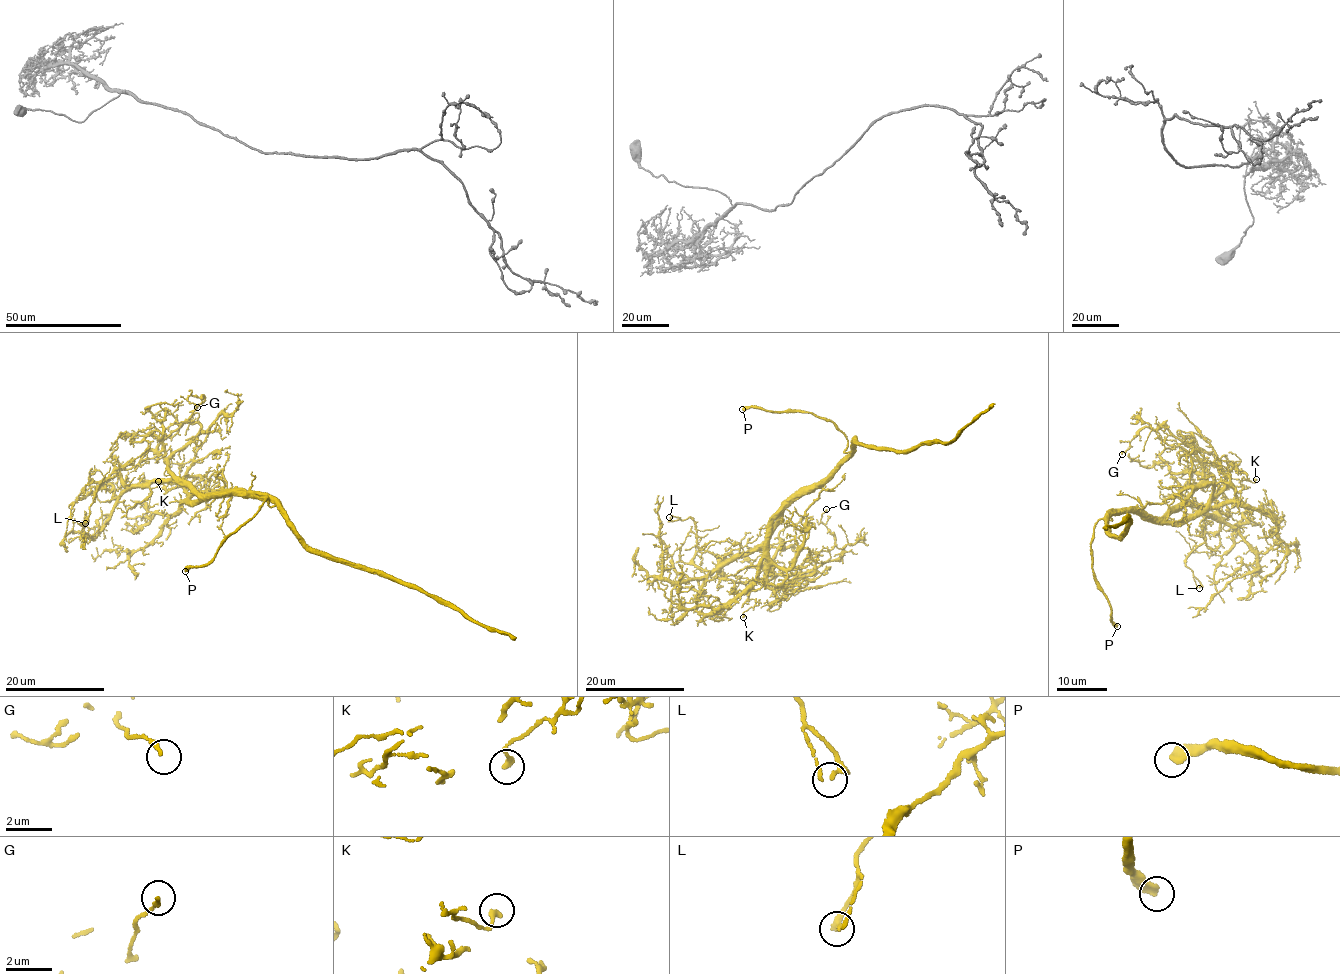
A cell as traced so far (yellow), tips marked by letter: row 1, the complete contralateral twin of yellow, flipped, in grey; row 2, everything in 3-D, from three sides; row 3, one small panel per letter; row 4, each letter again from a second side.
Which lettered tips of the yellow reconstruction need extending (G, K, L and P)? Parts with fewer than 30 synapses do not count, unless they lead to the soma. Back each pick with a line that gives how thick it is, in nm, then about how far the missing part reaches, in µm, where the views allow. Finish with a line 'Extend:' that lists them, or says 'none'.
P: Thickness 440 nm. Missing length about 20 µm
Extend: P

